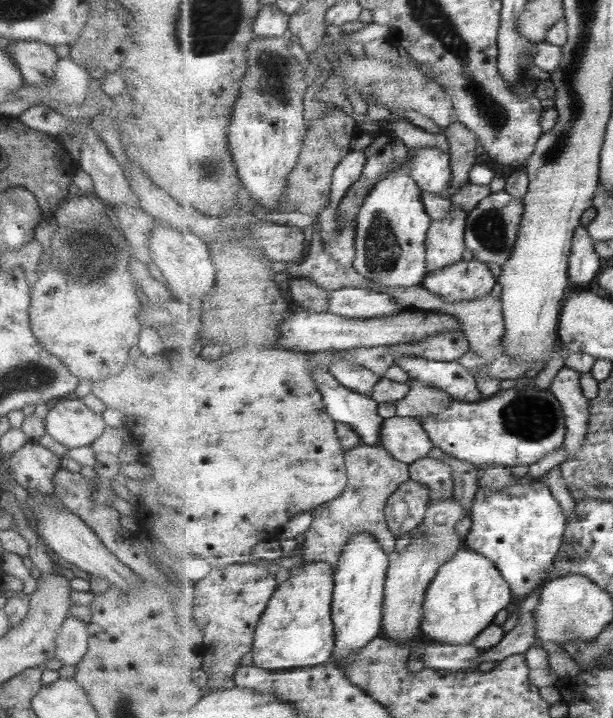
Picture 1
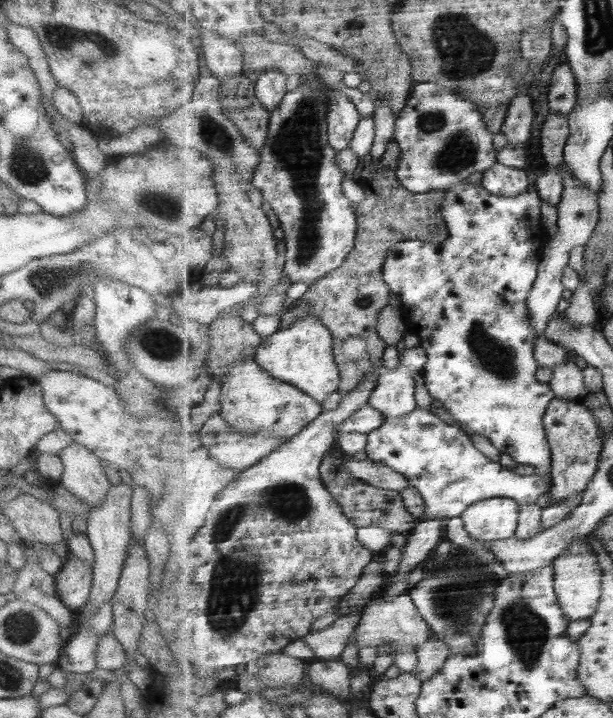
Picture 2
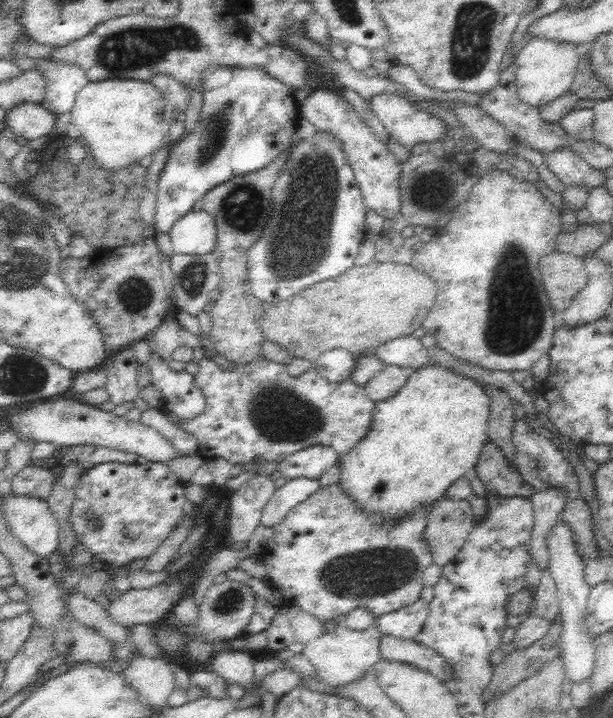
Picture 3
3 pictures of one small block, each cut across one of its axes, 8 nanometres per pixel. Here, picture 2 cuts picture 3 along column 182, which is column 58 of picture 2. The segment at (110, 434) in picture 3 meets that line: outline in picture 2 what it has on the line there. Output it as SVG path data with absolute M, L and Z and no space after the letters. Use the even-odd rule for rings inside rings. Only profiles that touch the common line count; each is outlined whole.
M70 443L56 454L62 462L63 472L59 483L78 497L89 508L97 508L112 487L103 473L97 458L90 450Z

